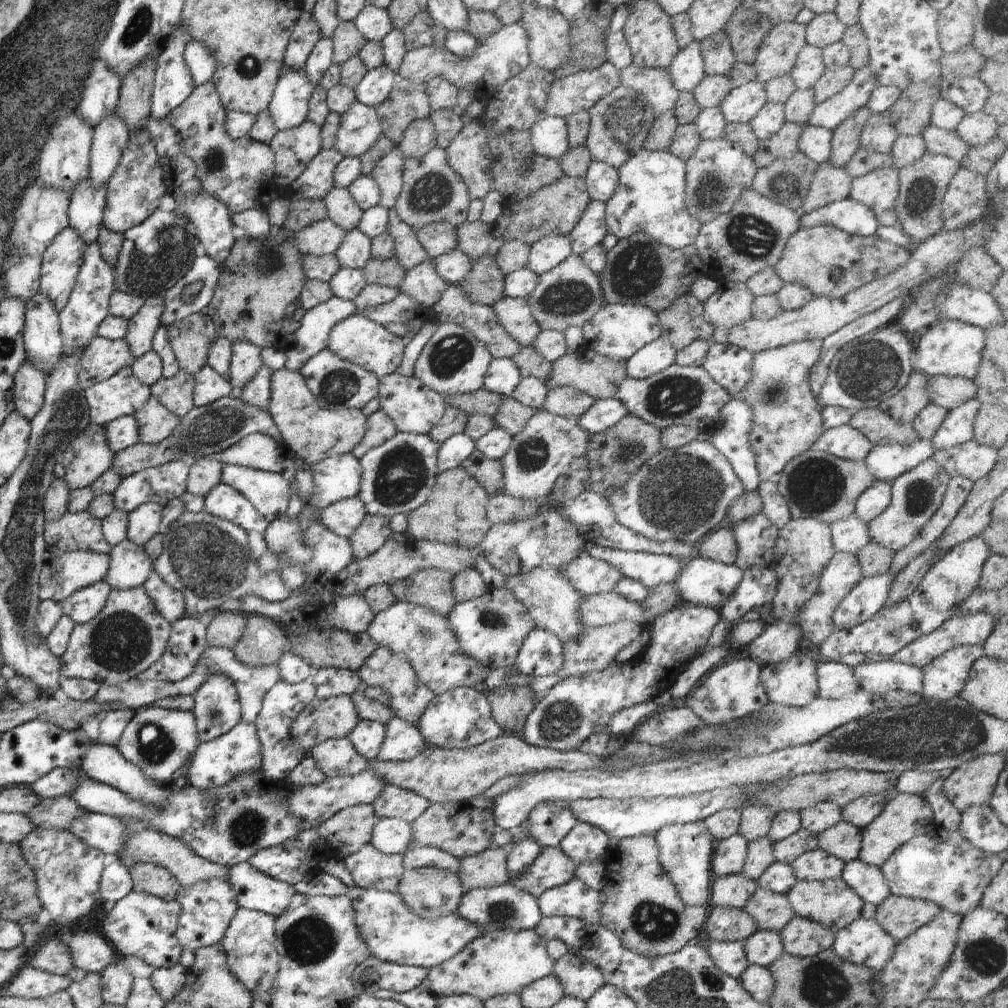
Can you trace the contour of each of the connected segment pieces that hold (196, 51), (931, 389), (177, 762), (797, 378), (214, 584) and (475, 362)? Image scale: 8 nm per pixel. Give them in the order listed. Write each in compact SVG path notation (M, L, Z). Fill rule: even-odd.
M192 39L185 46L183 57L196 85L211 81L217 65L216 59L205 44Z
M936 376L928 379L928 397L931 403L952 410L976 399L978 388L968 378L962 376Z
M152 706L135 714L115 748L130 764L138 766L144 776L164 786L164 782L184 772L199 744L196 718L191 711Z
M822 339L806 340L756 353L750 382L744 390L730 395L731 399L744 400L754 412L748 442L756 454L762 482L776 479L796 456L811 449L824 433L822 408L807 384L808 374L820 358L823 344Z
M184 512L174 520L167 530L163 530L164 550L153 563L162 580L182 594L184 612L188 617L205 612L218 611L227 601L237 601L246 594L254 594L264 602L283 602L294 593L286 588L277 571L263 572L250 548L248 532L232 522L214 517L208 512Z
M438 323L432 338L428 340L416 360L413 377L443 397L468 394L484 387L484 378L492 360L490 352L472 335L472 332L458 324Z

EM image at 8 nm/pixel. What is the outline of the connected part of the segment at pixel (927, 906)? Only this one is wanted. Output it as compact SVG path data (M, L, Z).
M891 895L877 906L875 922L897 943L930 924L942 908L934 902Z

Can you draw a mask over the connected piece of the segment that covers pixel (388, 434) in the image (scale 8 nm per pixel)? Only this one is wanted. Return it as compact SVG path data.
M381 409L376 410L374 414L370 414L367 417L365 428L364 438L362 438L360 444L351 453L358 460L368 450L381 446L385 441L390 440L390 438L393 438L398 433L392 420Z

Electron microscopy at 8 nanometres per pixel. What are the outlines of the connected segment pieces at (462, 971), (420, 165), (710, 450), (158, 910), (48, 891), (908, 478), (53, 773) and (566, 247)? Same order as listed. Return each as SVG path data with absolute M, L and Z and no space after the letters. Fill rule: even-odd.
M533 929L487 931L456 956L429 969L430 991L442 997L469 995L482 1001L503 994L519 995L528 984L554 974L555 961L550 958L546 946L547 940L540 938Z
M434 147L420 158L405 160L402 172L402 193L398 196L395 210L403 222L416 231L436 222L448 222L458 227L468 219L471 204L464 180L448 165L444 149Z
M694 440L678 450L663 449L652 458L646 460L638 468L638 472L624 484L624 487L616 489L609 497L610 506L614 510L616 520L625 528L662 544L664 542L682 542L690 547L707 533L714 531L726 524L728 508L732 500L744 494L744 486L736 477L728 460L716 448L707 441Z
M131 891L116 905L104 920L104 937L120 957L136 956L154 969L172 968L180 963L182 946L176 938L180 904L164 901L147 893Z
M34 828L20 839L18 846L35 872L39 901L63 931L67 930L70 922L80 920L92 910L100 898L98 890L102 872L108 863L116 859L115 856L91 847L68 829Z
M932 458L892 480L890 505L867 524L871 541L882 544L884 548L890 548L894 553L906 548L912 540L918 538L918 534L942 506L950 480L948 472L940 468L940 464Z
M53 768L48 774L41 776L28 787L41 799L56 798L62 795L69 796L80 777L82 775L77 776L72 769Z
M549 235L531 245L527 268L540 277L564 262L570 254L573 253L566 236Z

